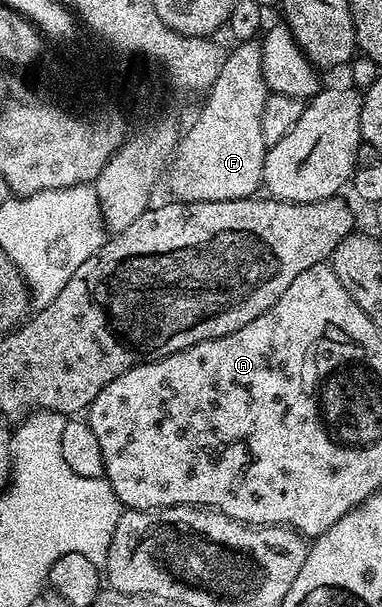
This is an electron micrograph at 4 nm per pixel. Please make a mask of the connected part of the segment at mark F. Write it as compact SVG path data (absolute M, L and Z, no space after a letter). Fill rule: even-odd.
M256 40L232 46L215 83L204 94L205 106L189 130L180 134L167 166L167 181L178 201L238 201L262 188L267 148L263 139L263 103L267 96L261 47Z

